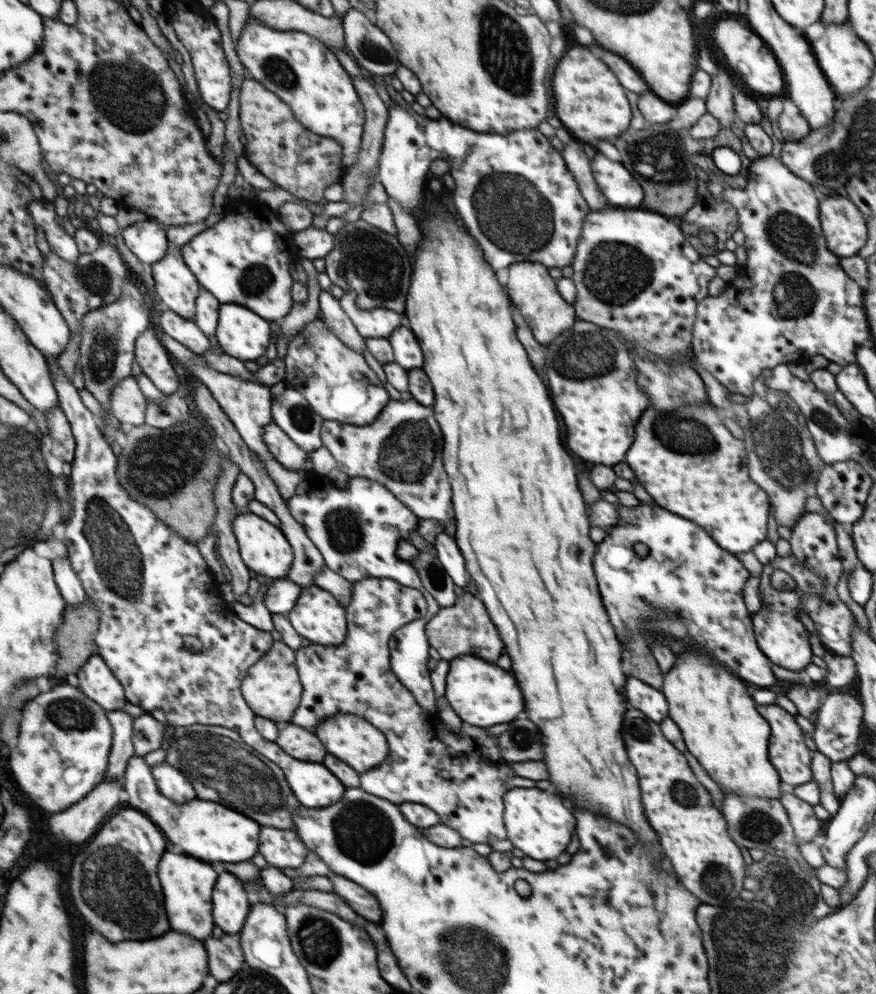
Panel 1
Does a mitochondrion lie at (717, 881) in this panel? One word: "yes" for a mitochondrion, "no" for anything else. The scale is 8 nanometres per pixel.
yes

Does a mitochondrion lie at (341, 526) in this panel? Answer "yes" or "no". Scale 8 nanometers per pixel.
yes

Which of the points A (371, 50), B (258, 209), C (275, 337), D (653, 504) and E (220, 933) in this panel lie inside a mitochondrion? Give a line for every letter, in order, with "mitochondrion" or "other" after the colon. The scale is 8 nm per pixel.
A: mitochondrion
B: other
C: other
D: other
E: other

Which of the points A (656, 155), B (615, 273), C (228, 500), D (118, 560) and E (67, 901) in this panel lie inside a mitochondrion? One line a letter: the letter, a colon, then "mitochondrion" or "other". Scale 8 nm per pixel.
A: mitochondrion
B: mitochondrion
C: other
D: mitochondrion
E: other

